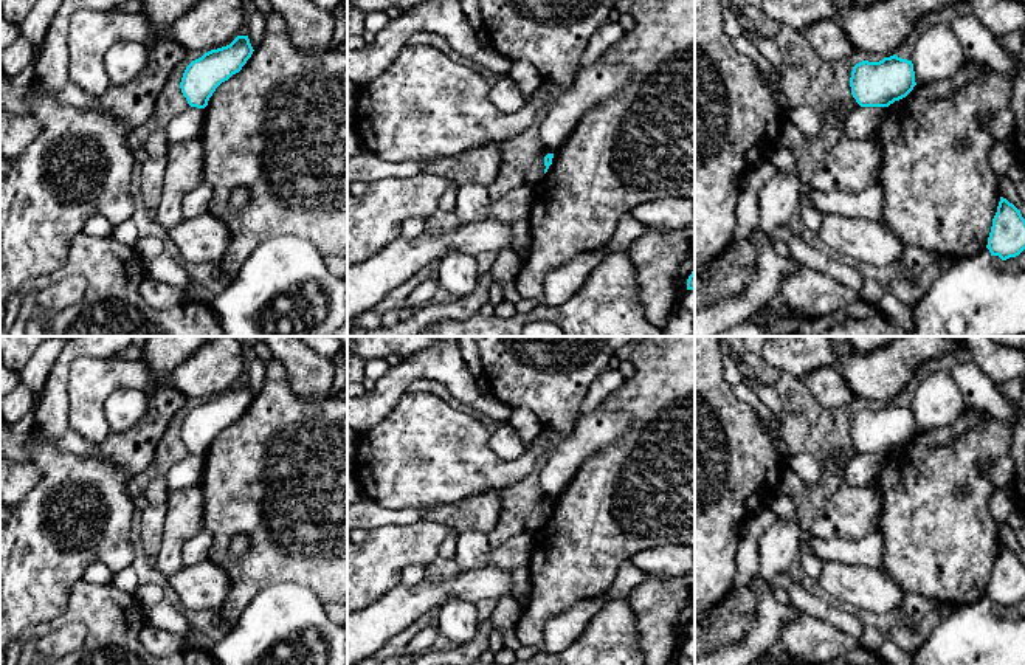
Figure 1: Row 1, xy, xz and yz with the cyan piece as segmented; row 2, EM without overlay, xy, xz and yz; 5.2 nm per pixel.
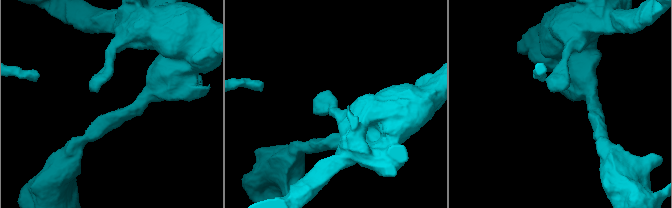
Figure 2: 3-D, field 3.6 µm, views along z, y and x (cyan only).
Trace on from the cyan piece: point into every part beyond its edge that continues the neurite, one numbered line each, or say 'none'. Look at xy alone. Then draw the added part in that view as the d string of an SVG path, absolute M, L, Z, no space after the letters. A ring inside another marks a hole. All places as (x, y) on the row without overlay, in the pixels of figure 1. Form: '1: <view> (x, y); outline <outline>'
none

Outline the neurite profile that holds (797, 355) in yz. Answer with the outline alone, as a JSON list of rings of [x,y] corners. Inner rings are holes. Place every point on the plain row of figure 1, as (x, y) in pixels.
[[[768,336],[760,355],[769,366],[799,378],[822,367],[839,367],[828,336]]]

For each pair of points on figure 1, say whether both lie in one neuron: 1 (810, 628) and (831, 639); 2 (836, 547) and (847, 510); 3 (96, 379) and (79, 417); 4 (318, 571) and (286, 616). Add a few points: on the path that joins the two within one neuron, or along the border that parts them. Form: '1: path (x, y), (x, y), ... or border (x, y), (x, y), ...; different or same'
1: path (814, 633), (821, 639), (827, 639); same
2: border (875, 530), (859, 538), (814, 538), (811, 535); different
3: path (89, 388), (86, 408); same
4: border (272, 583), (306, 585), (329, 616); different

